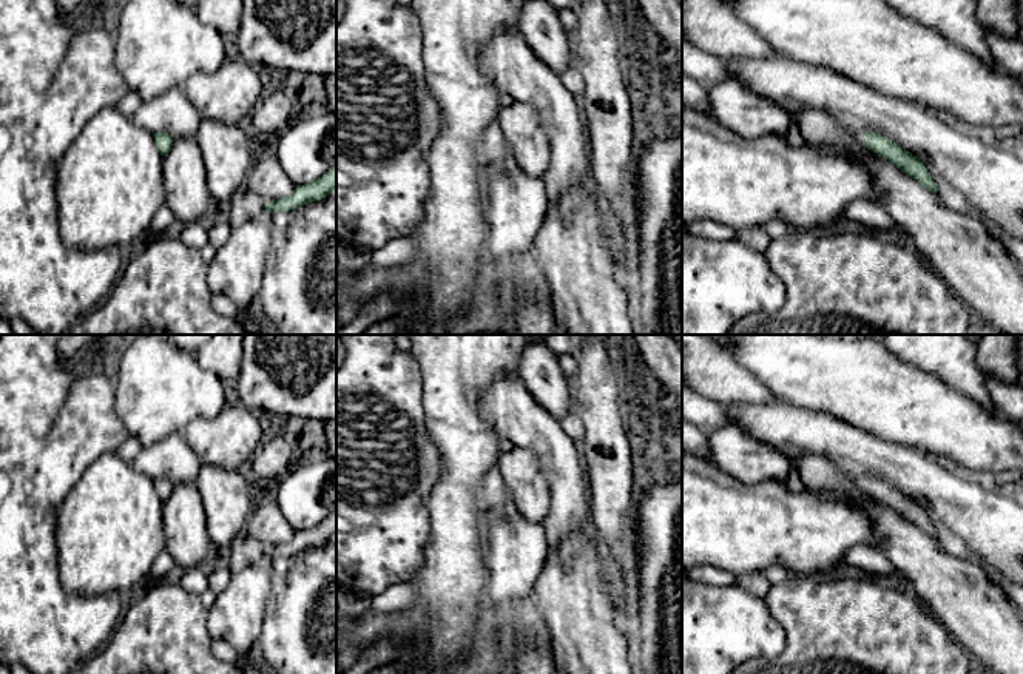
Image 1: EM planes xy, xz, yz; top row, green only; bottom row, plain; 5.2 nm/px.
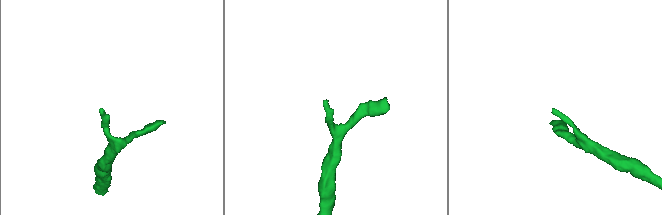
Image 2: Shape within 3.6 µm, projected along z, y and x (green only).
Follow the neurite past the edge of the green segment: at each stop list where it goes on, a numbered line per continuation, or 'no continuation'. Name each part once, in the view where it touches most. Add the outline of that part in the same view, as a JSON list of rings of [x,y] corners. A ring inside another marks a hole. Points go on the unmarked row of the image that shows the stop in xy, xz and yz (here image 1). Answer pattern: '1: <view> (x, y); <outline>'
1: yz (860, 480); [[[849,473],[849,480],[863,492],[866,492],[866,475]]]

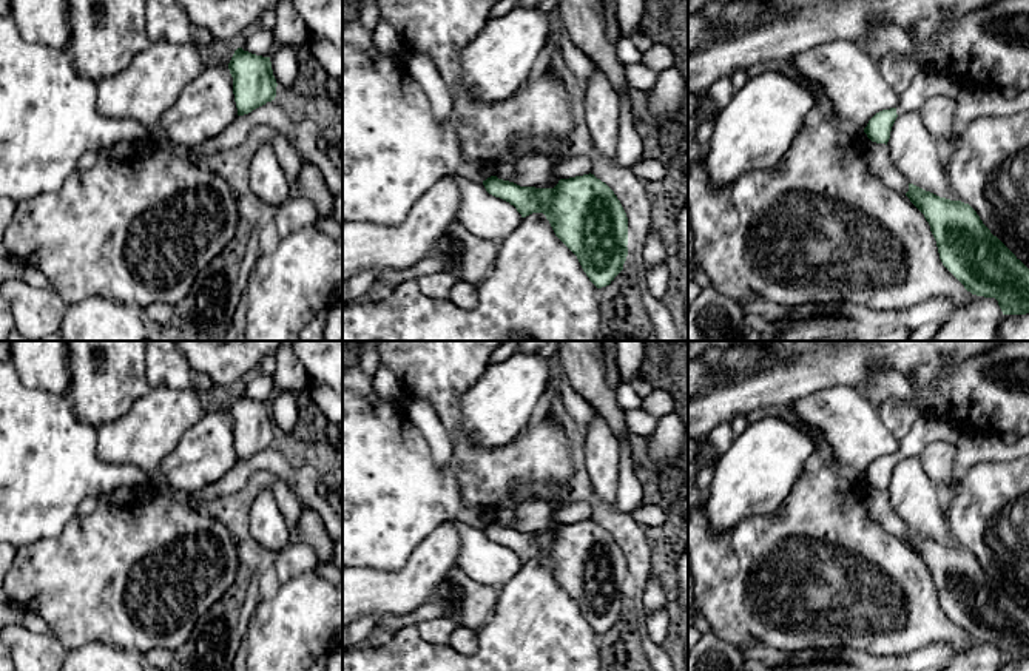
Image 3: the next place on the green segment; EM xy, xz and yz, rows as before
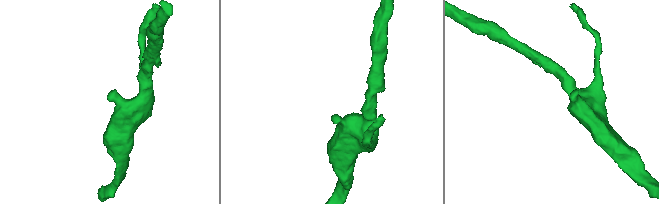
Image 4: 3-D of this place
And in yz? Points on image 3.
no continuation

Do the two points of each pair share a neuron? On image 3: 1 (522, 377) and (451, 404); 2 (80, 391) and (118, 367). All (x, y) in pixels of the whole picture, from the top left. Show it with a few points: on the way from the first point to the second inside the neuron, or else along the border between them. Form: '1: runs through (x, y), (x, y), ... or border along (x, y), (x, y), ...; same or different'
1: border along (483, 374), (462, 397), (462, 429), (468, 437); different
2: runs through (90, 391), (94, 391), (108, 377); same

